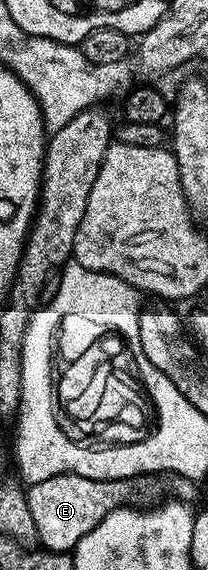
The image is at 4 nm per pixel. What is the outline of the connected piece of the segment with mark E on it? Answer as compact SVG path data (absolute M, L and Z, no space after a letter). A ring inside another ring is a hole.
M61 473L48 480L32 483L27 489L28 508L35 521L38 543L53 553L70 553L87 533L91 532L112 511L122 509L140 502L141 498L149 498L160 490L160 484L150 475L137 475L131 478L91 478L75 473Z

